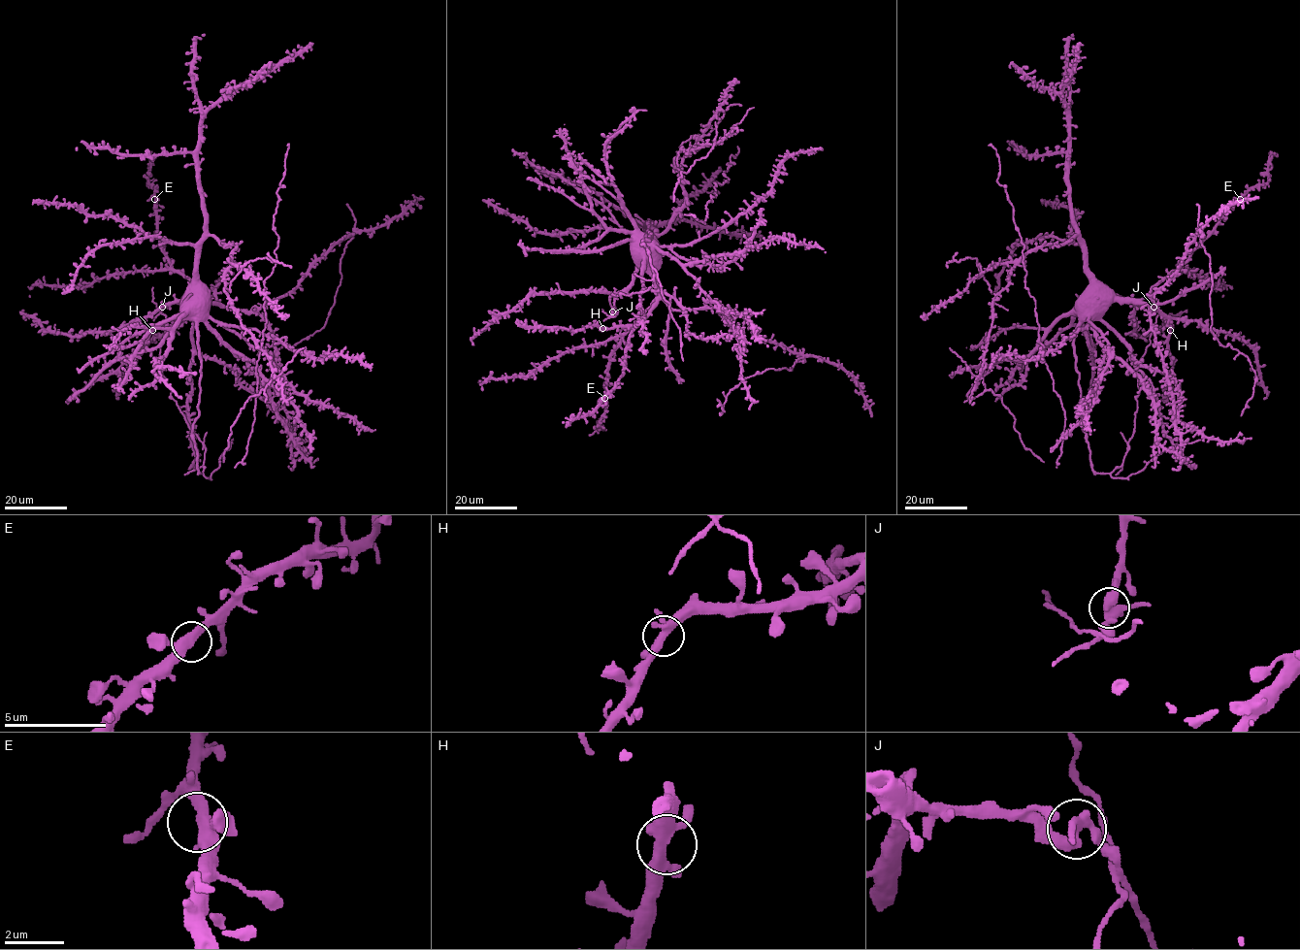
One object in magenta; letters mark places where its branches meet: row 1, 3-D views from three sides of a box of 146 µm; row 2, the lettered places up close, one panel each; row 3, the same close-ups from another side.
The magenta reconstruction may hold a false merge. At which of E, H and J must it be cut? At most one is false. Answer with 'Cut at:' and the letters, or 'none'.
Cut at: J

